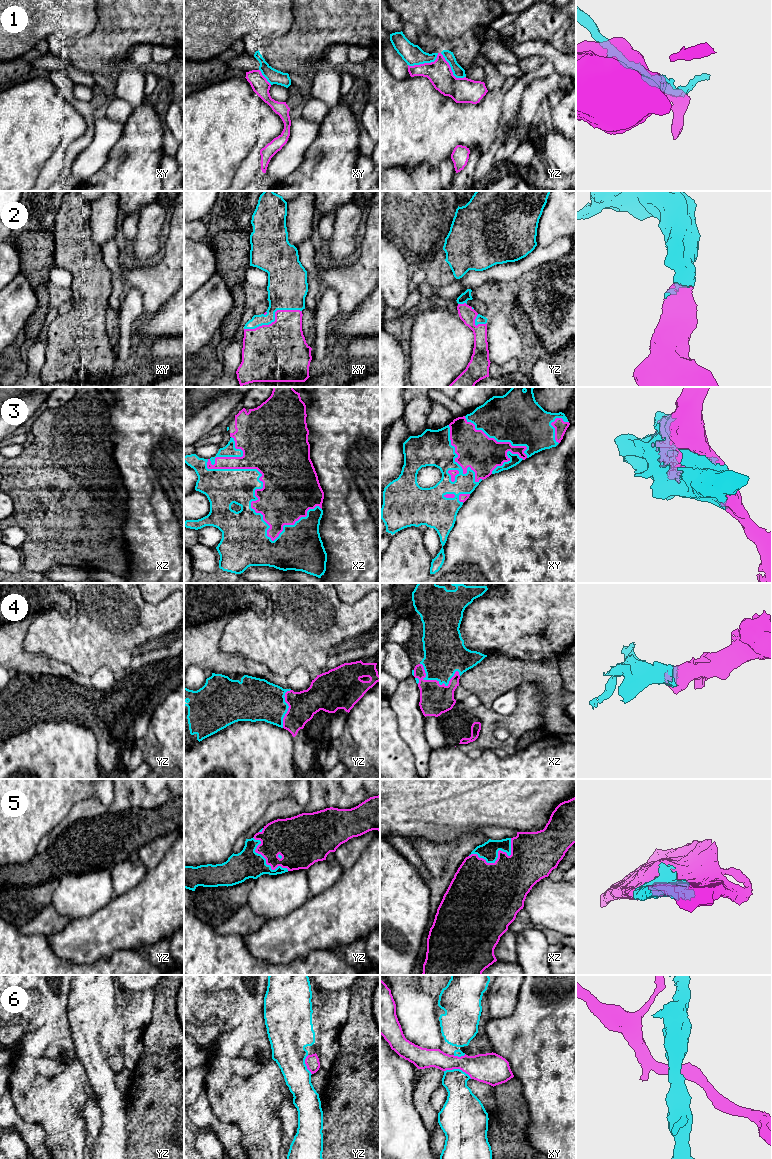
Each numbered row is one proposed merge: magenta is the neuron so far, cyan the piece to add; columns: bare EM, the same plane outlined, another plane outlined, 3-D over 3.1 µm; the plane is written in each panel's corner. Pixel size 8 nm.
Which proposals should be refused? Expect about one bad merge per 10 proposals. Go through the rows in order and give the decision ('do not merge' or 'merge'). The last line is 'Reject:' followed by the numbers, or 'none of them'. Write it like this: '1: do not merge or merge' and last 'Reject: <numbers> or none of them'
1: do not merge
2: merge
3: merge
4: merge
5: merge
6: do not merge
Reject: 1, 6

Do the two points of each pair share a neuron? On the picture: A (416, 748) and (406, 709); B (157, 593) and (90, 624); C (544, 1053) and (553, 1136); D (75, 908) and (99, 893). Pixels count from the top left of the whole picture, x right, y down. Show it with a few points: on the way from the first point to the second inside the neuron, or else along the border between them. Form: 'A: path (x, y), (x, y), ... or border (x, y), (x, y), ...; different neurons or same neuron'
A: path (414, 738), (410, 719); same neuron
B: border (140, 593), (152, 603), (158, 603), (168, 595); different neurons
C: path (552, 1074), (553, 1115); same neuron
D: path (81, 902), (90, 893), (93, 893); same neuron

